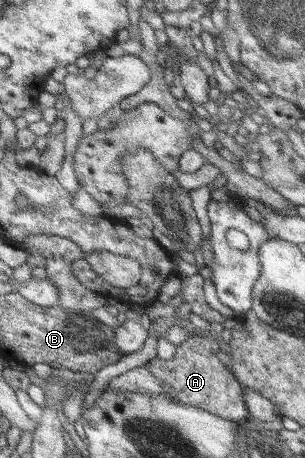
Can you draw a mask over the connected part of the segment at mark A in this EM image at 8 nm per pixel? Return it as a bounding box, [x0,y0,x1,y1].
[145,334,249,422]

